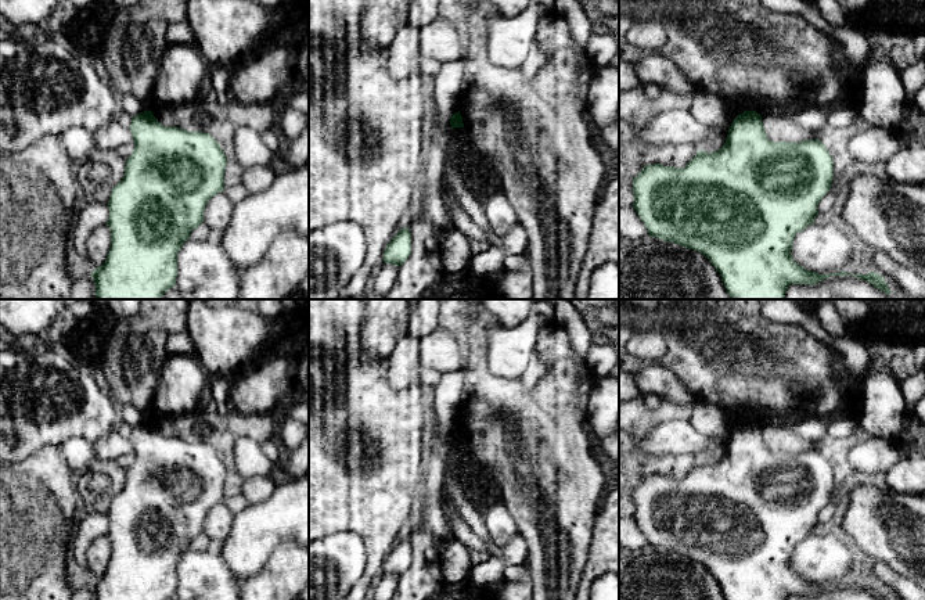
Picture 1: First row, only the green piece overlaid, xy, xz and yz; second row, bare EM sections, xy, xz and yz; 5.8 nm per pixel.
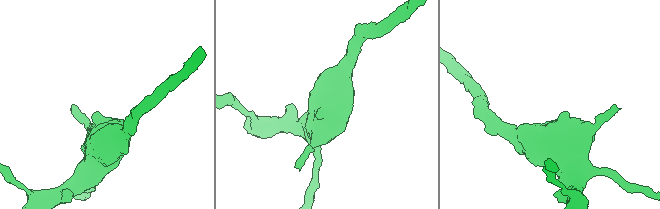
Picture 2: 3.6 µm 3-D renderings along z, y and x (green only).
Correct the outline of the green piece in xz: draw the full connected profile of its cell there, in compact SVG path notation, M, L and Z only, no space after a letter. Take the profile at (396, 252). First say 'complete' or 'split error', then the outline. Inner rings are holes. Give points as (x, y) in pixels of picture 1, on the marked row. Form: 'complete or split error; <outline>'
complete; M407 227L399 233L386 245L384 252L384 263L402 266L411 254L411 233Z

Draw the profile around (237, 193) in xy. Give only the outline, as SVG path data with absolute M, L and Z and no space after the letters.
M242 184L224 187L224 193L234 204L241 202L249 195L248 190Z

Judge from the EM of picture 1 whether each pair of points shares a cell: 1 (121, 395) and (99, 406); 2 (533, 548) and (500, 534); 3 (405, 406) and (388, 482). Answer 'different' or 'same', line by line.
1: different
2: different
3: same

